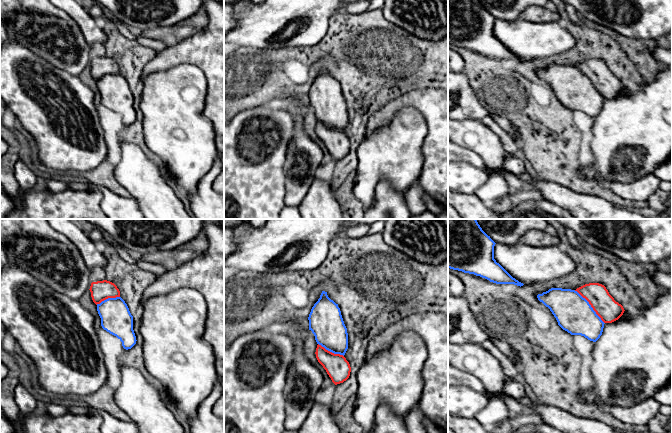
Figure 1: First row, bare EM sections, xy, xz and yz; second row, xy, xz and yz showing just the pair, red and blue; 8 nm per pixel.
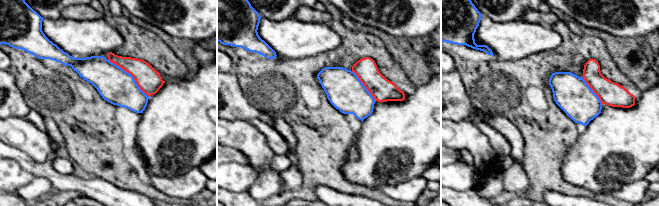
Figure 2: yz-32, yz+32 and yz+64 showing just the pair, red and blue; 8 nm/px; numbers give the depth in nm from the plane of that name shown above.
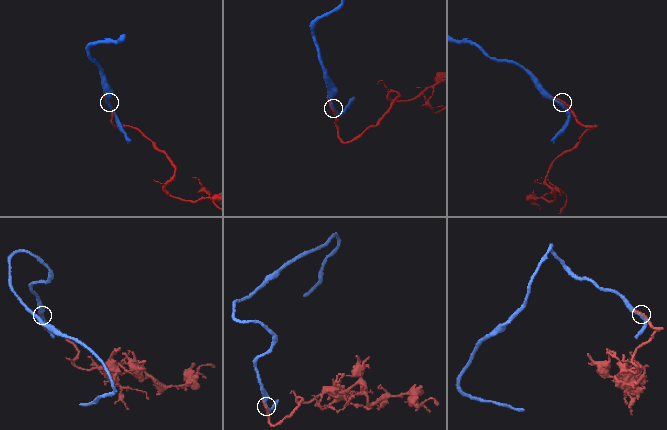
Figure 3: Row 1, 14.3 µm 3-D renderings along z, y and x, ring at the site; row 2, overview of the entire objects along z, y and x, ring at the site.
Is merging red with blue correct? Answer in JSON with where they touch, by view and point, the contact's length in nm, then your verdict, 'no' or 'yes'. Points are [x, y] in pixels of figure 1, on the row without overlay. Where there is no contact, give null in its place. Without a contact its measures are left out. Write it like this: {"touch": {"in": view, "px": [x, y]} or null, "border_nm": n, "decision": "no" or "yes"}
{"touch": {"in": "yz", "px": [591, 82]}, "border_nm": 360, "decision": "yes"}

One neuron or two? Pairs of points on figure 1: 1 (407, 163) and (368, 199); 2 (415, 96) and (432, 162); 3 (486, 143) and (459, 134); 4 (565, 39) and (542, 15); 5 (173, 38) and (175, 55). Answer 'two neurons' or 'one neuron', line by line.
1: one neuron
2: one neuron
3: one neuron
4: two neurons
5: two neurons

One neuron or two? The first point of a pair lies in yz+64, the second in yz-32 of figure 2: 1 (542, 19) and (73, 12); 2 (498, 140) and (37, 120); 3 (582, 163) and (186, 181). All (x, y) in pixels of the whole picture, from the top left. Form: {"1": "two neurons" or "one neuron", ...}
{"1": "one neuron", "2": "one neuron", "3": "two neurons"}

